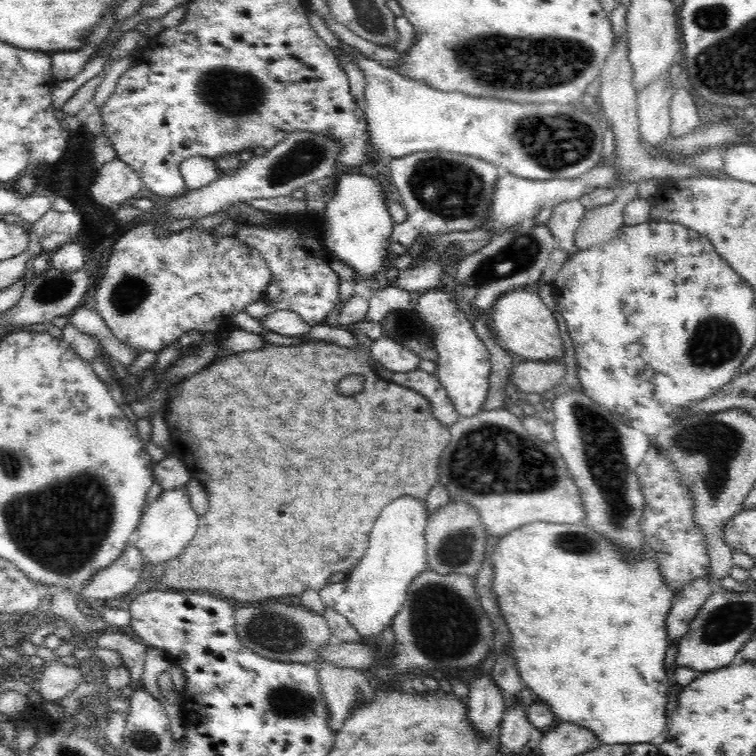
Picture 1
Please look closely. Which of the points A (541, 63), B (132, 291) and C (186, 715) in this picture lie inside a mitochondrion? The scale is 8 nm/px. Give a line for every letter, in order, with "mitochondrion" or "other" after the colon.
A: mitochondrion
B: mitochondrion
C: other

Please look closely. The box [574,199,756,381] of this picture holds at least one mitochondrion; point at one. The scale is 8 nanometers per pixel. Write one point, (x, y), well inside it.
(715, 341)

